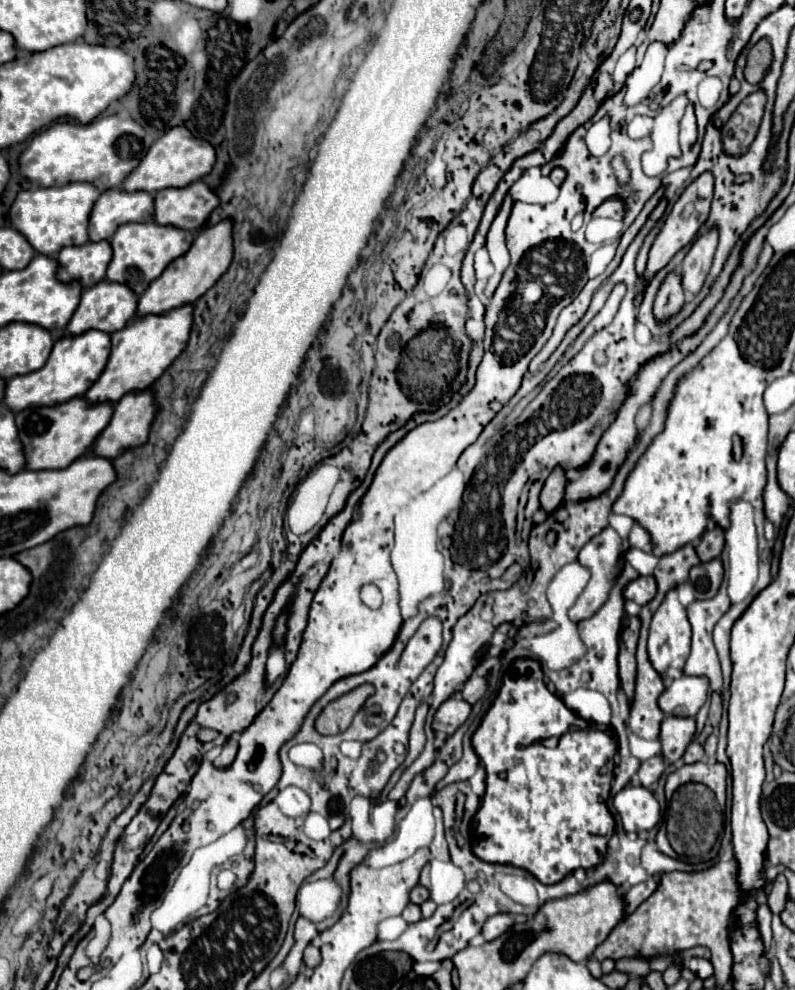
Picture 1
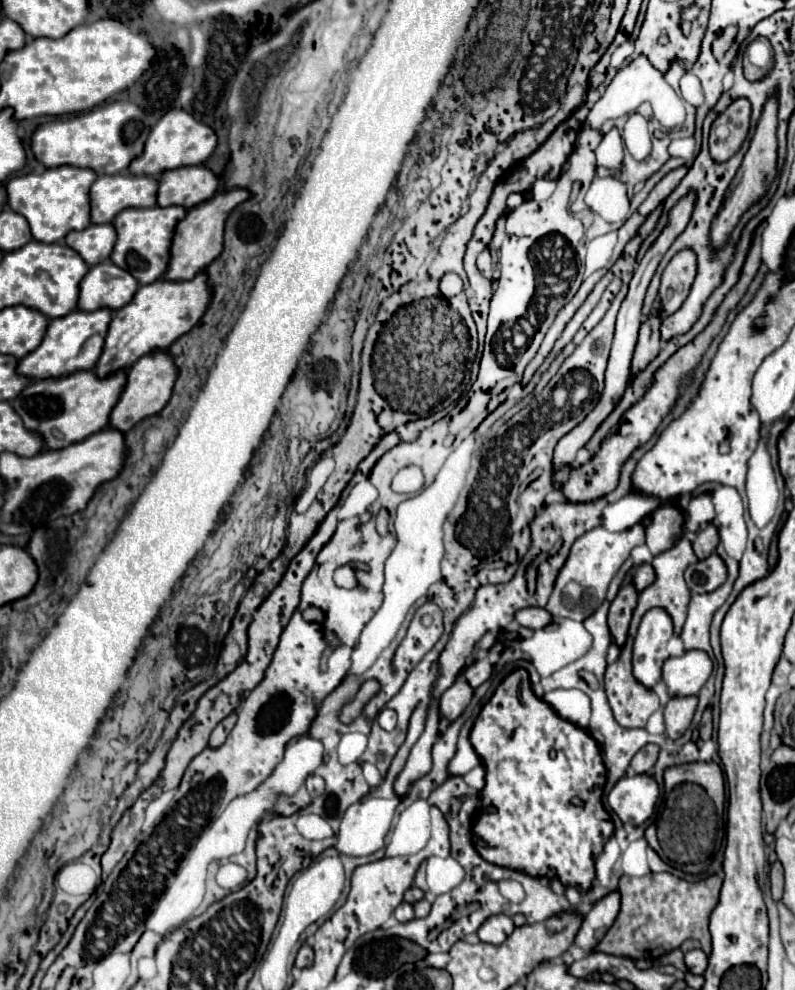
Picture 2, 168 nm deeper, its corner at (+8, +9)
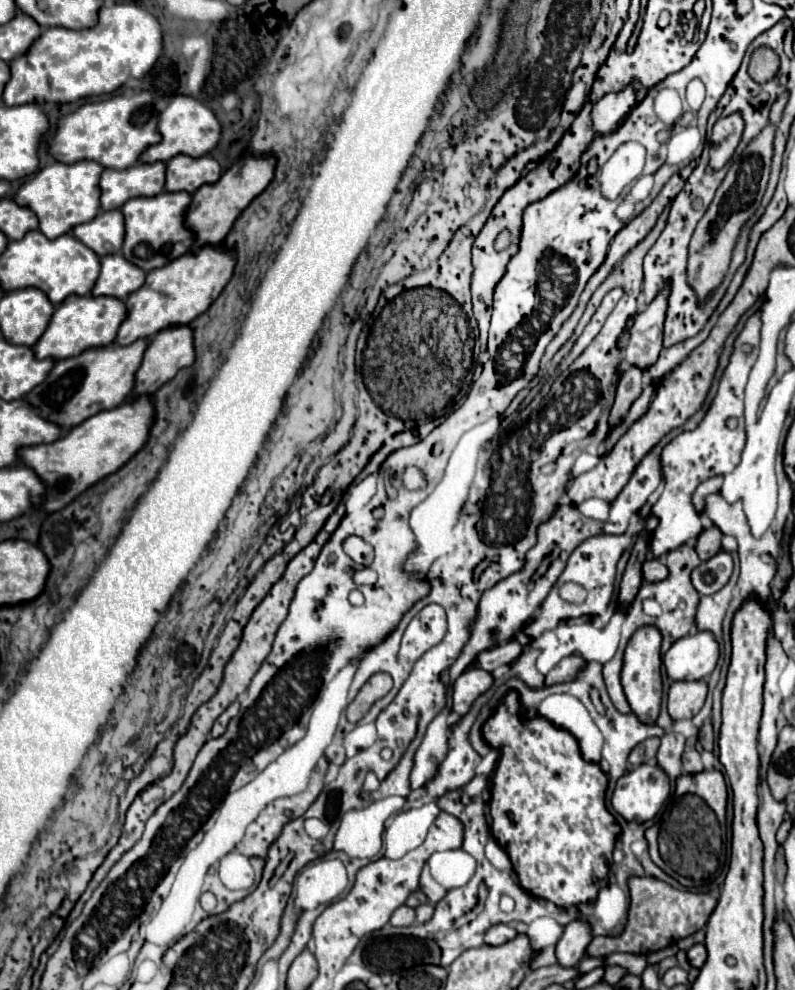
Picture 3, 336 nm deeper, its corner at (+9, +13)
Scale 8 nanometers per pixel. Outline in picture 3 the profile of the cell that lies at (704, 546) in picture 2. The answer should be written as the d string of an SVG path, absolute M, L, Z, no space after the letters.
M716 526L702 530L702 534L698 536L696 546L694 546L700 560L710 560L714 554L720 552L720 538L722 538L722 532Z

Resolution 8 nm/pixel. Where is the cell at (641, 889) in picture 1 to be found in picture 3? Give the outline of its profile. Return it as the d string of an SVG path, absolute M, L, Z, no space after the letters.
M574 920L564 928L564 934L556 946L556 958L562 966L576 966L584 954L588 944L592 942L592 926L586 920Z

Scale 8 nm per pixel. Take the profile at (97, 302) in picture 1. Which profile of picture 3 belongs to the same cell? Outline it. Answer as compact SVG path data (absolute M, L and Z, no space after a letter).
M108 254L100 258L100 276L92 288L92 296L114 296L124 300L142 286L144 276L146 274L138 266L126 262L122 254Z

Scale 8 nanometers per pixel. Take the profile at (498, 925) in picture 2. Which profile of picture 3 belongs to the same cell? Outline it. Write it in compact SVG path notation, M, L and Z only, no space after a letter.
M494 924L492 928L486 930L484 942L490 944L490 946L500 946L500 944L508 942L514 936L516 936L516 930L512 926L508 926L508 924Z

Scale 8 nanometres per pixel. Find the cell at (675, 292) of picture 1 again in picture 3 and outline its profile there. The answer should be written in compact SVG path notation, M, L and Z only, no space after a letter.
M628 366L624 370L624 374L620 376L620 382L618 382L618 388L616 388L616 400L612 406L612 420L620 420L628 412L632 402L640 396L642 376L644 376L644 370L638 366Z

